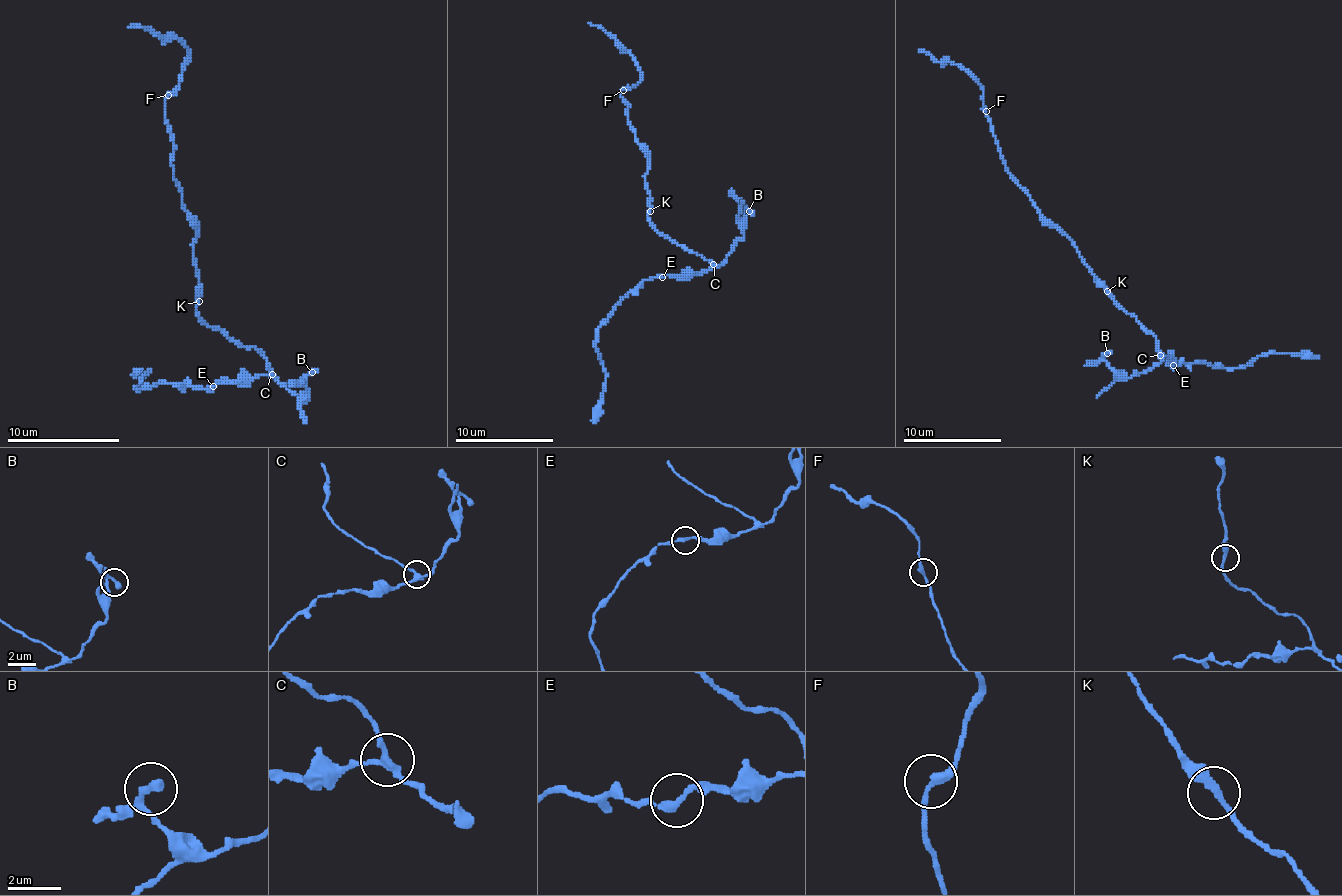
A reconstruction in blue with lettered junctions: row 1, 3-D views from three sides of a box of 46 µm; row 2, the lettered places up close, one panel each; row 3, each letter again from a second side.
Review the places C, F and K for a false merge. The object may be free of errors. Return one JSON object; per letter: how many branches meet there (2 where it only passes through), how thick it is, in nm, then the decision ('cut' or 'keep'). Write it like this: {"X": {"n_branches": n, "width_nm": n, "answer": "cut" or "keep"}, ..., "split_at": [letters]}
{"C": {"n_branches": 3, "width_nm": 220, "answer": "cut"}, "F": {"n_branches": 2, "width_nm": 280, "answer": "keep"}, "K": {"n_branches": 2, "width_nm": 280, "answer": "keep"}, "split_at": ["C"]}

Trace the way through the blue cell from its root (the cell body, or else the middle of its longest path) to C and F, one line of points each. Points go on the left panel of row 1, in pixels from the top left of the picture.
C: (196, 298), (196, 313), (207, 324), (219, 327), (244, 346), (252, 346), (267, 361), (267, 369), (272, 375)
F: (196, 298), (196, 222), (185, 211), (182, 188), (173, 177), (173, 137), (165, 120), (168, 95)

